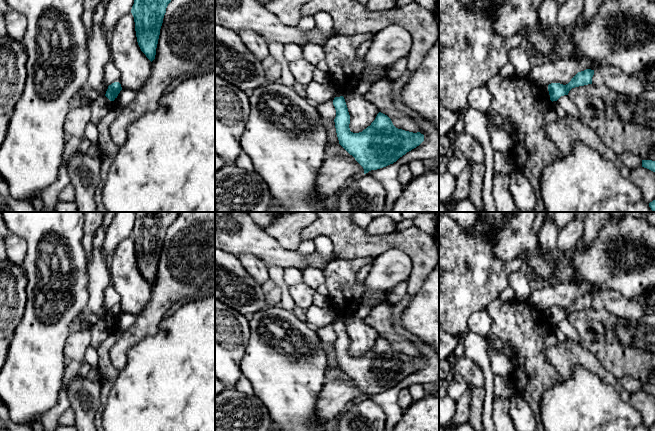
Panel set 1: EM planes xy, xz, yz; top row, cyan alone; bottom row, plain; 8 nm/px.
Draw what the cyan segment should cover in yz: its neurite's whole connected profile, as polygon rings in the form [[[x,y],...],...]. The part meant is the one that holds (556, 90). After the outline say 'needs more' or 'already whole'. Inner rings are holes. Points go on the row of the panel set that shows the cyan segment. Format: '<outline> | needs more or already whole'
[[[586,69],[584,71],[578,72],[566,85],[560,83],[549,84],[548,91],[550,100],[552,102],[557,101],[561,96],[568,95],[572,88],[592,84],[593,75],[594,70]]] | already whole

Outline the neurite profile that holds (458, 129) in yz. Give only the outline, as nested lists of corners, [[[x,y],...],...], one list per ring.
[[[466,106],[458,113],[458,120],[453,128],[456,136],[459,134],[465,133],[465,131],[464,131],[464,116],[465,116],[465,113],[466,113],[466,110],[468,107],[469,106]]]

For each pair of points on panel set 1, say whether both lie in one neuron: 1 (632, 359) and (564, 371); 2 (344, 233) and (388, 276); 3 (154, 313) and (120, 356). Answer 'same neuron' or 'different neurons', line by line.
1: different neurons
2: different neurons
3: same neuron

